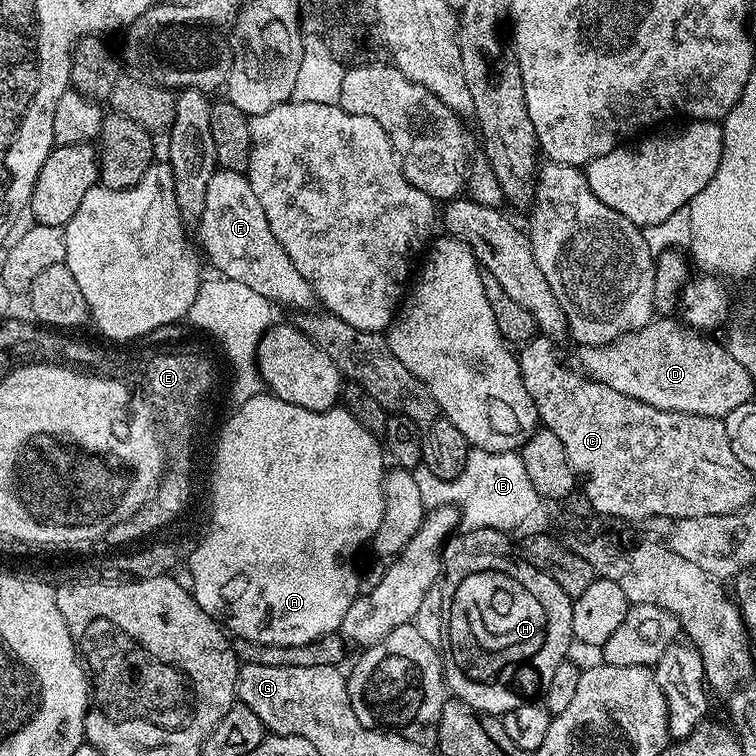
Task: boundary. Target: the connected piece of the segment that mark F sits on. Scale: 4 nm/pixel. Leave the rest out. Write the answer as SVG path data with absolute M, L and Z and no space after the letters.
M220 168L208 183L208 201L201 214L199 247L203 255L217 268L225 280L242 282L250 290L262 294L262 298L271 300L273 305L293 304L296 310L308 310L313 307L314 293L312 284L302 274L274 238L270 222L266 222L266 213L243 172Z

